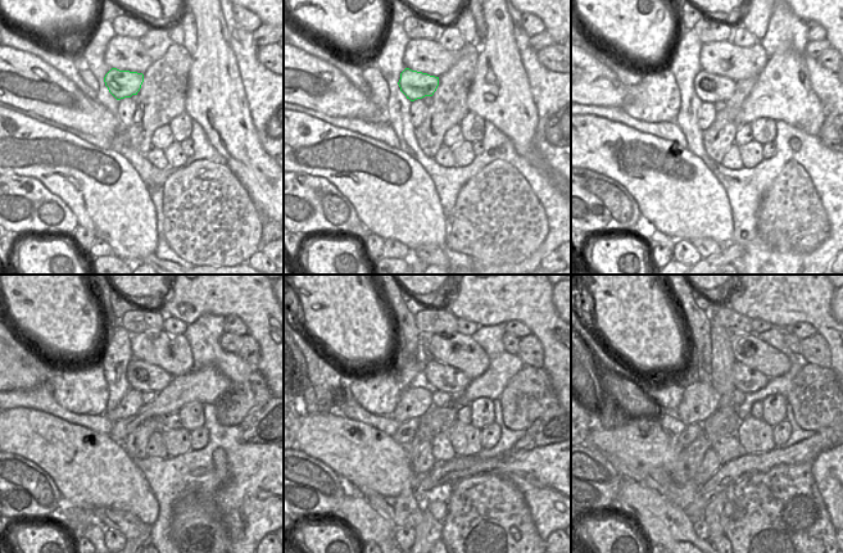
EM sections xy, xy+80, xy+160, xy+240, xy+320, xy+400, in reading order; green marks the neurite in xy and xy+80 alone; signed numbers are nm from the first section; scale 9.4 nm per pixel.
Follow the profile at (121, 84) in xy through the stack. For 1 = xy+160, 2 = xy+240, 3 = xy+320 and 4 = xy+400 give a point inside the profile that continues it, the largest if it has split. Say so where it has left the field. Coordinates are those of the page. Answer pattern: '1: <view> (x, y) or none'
1: xy+160 (708, 87)
2: xy+240 (141, 376)
3: xy+320 (439, 376)
4: xy+400 (746, 379)

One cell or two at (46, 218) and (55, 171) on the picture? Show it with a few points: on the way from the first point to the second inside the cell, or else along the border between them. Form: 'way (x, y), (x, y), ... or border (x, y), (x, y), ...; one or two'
border (26, 176), (37, 178), (73, 213); two

